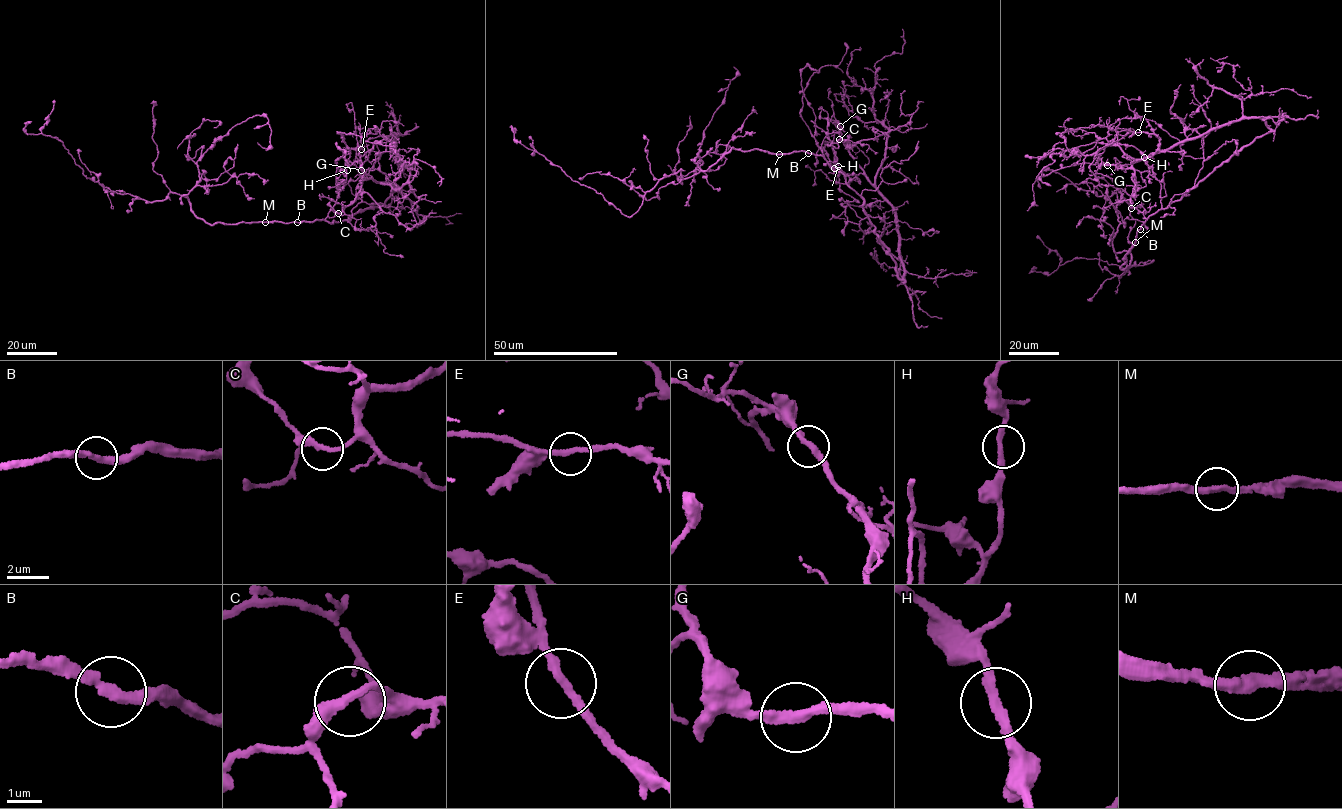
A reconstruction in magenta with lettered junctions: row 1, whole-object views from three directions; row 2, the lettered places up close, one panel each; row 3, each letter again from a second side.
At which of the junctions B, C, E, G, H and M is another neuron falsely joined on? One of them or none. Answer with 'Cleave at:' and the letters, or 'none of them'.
Cleave at: none of them

